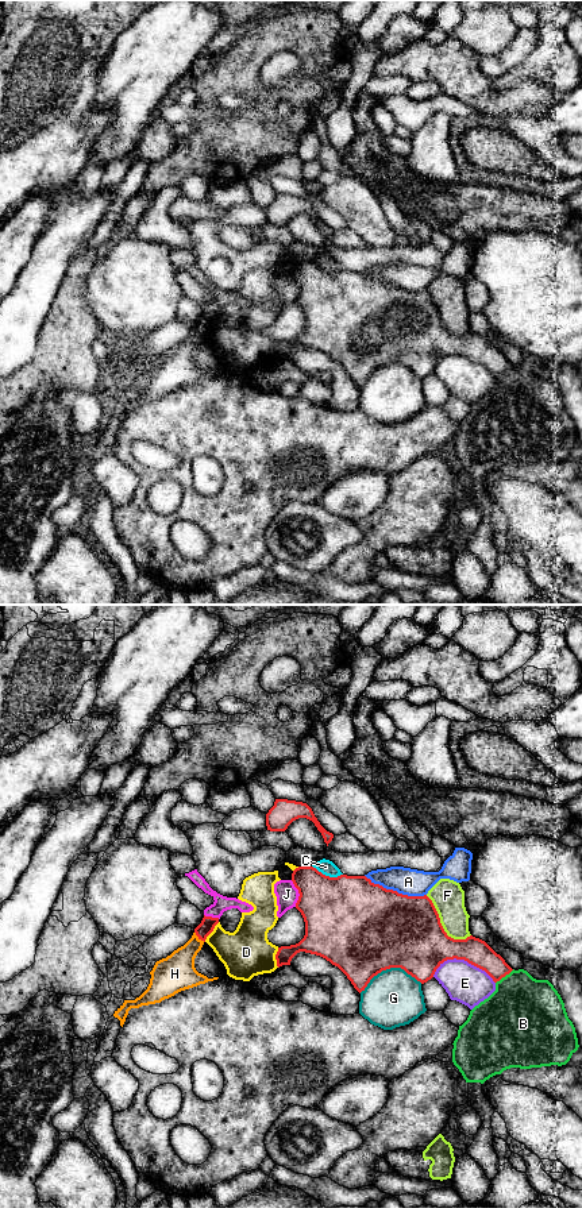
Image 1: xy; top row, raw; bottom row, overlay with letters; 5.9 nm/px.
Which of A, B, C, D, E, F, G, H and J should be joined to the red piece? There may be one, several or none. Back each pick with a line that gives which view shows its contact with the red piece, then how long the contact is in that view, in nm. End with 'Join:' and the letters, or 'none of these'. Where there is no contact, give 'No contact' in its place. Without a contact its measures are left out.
Join: none of these

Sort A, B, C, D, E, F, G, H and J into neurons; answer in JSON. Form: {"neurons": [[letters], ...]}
{"neurons": [["A", "C"], ["B"], ["D"], ["E"], ["F"], ["G"], ["H"], ["J"]]}

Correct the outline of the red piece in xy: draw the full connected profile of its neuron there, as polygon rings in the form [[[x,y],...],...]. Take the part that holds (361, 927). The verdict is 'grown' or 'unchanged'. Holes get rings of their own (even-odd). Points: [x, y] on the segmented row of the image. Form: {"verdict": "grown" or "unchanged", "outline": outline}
{"verdict": "unchanged", "outline": [[[298,867],[292,873],[292,881],[298,889],[296,908],[301,912],[305,922],[304,938],[290,946],[281,946],[275,954],[277,966],[290,965],[292,958],[300,953],[320,956],[338,966],[361,993],[370,980],[390,968],[401,968],[421,984],[431,980],[436,969],[447,960],[465,960],[469,964],[485,970],[494,983],[509,974],[513,969],[497,954],[485,941],[473,935],[466,939],[454,939],[444,931],[439,914],[432,900],[424,896],[408,896],[393,889],[386,889],[374,884],[366,876],[329,877],[313,867]]]}

